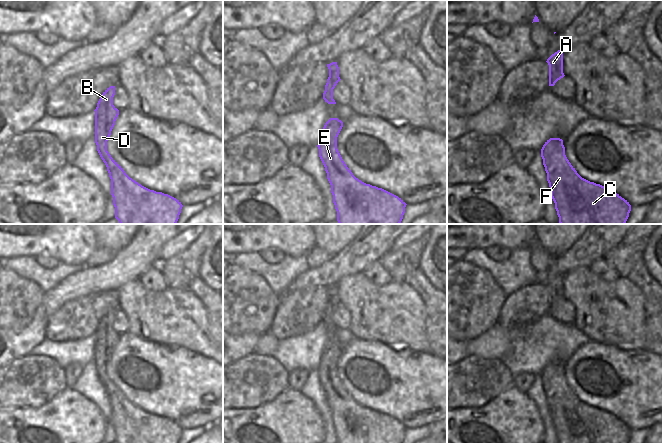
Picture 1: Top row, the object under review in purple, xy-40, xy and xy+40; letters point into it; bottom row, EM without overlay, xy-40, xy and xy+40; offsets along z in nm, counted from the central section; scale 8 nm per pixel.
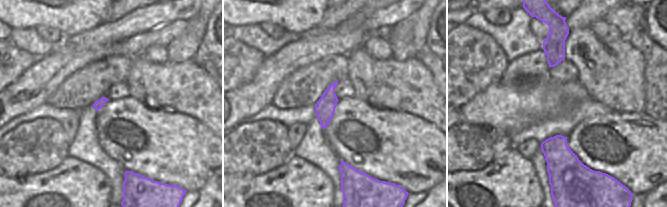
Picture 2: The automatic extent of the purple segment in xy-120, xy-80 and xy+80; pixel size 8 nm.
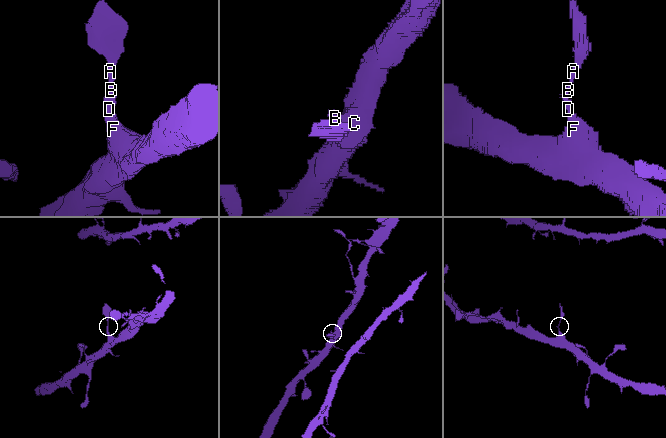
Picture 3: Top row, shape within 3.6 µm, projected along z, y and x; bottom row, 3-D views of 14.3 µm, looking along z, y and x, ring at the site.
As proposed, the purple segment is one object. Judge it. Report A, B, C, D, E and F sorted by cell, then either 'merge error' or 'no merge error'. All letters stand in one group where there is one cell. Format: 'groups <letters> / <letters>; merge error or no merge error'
groups A B C D E F; no merge error

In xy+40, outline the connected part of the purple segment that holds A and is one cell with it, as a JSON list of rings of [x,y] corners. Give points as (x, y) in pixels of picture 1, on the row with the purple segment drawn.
[[[558,50],[546,62],[549,65],[549,86],[554,86],[558,80],[565,76],[563,73],[563,51]]]

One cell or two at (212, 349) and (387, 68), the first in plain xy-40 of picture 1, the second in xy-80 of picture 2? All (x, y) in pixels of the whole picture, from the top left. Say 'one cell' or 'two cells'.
one cell

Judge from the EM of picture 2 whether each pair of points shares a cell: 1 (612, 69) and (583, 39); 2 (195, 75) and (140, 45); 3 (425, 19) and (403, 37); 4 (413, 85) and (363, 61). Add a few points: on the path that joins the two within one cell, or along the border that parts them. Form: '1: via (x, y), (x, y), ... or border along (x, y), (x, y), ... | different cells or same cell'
1: via (605, 62), (589, 46) | same cell
2: border along (133, 56), (138, 57) | different cells
3: via (420, 22), (408, 34) | same cell
4: via (401, 85), (386, 84), (375, 73) | same cell

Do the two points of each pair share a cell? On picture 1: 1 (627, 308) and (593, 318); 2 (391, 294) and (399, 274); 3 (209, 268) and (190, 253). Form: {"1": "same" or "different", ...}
{"1": "same", "2": "different", "3": "different"}

